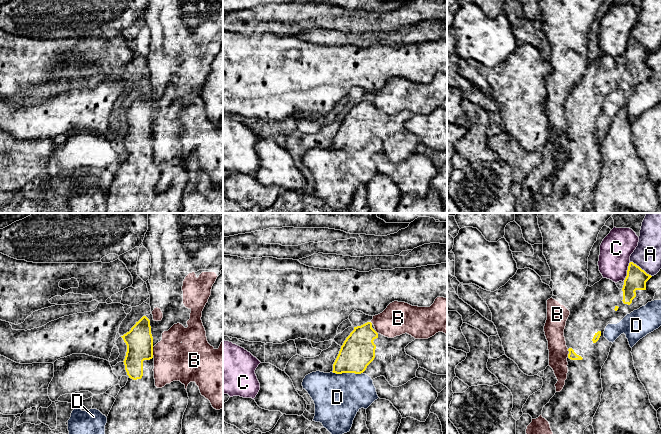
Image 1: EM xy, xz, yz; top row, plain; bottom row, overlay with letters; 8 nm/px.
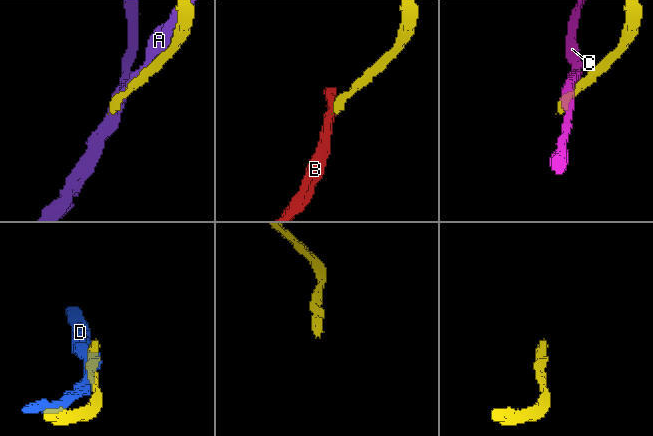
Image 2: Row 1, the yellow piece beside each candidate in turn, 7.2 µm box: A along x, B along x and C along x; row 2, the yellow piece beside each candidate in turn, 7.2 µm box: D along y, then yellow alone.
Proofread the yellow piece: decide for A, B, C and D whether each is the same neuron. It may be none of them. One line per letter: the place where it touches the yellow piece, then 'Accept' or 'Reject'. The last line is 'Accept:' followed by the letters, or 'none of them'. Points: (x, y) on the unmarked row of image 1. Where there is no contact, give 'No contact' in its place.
A: Touches yellow at yz (640, 44). Reject
B: Touches yellow at xy (152, 127). Reject
C: Touches yellow at yz (627, 48). Reject
D: Touches yellow at xz (347, 148). Reject
Accept: none of them

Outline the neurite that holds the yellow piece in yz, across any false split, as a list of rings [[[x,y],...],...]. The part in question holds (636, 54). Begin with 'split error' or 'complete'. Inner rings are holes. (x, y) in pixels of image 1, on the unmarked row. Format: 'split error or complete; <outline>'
split error; [[[633,38],[629,39],[627,52],[622,65],[615,58],[602,54],[593,62],[587,63],[581,76],[577,67],[561,67],[551,74],[564,81],[570,91],[566,97],[564,113],[569,130],[567,133],[568,149],[565,161],[560,168],[556,168],[543,183],[542,193],[545,194],[553,208],[547,213],[583,213],[584,206],[593,198],[593,193],[600,181],[603,168],[601,145],[608,134],[612,118],[604,113],[608,100],[619,99],[627,90],[653,77],[655,69],[661,63],[661,45],[651,52]]]

